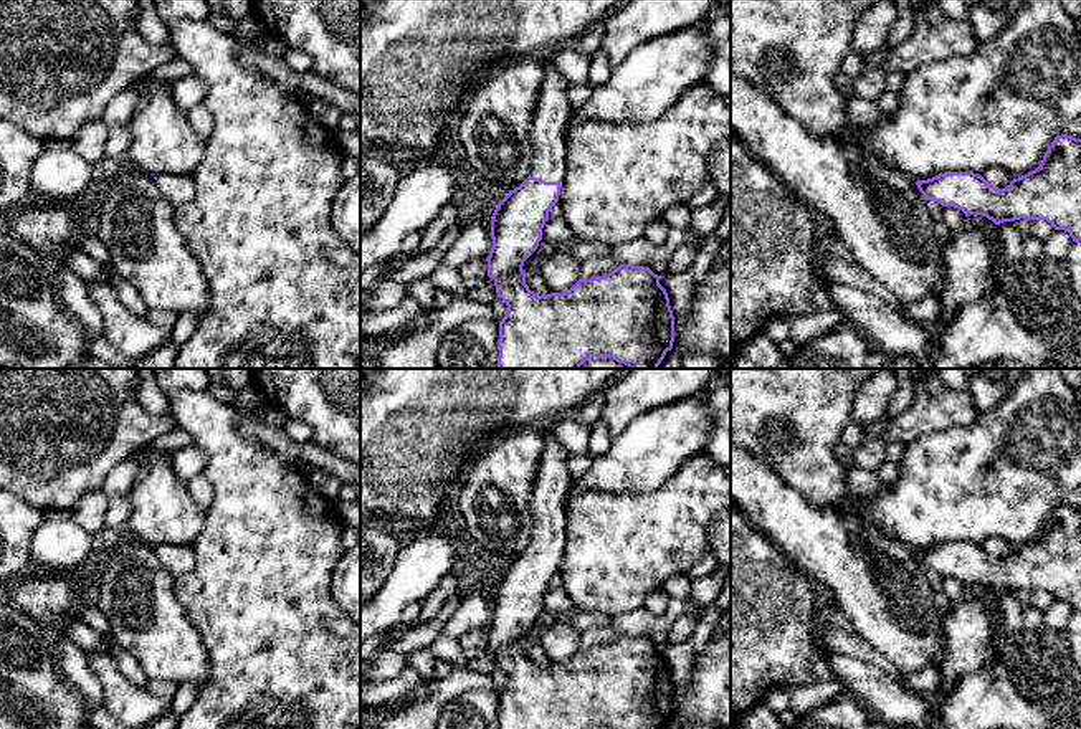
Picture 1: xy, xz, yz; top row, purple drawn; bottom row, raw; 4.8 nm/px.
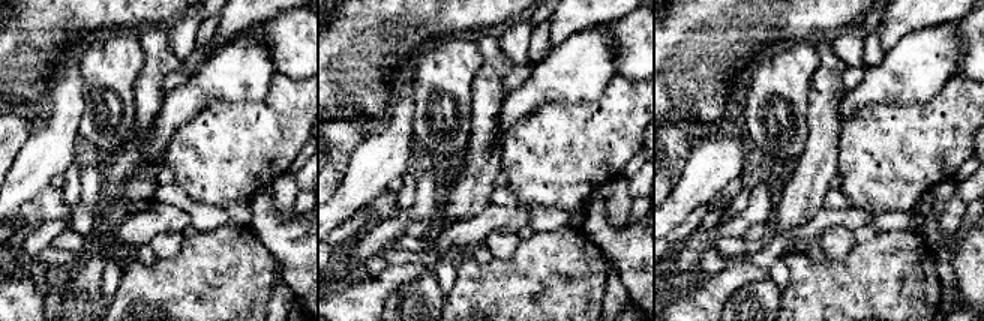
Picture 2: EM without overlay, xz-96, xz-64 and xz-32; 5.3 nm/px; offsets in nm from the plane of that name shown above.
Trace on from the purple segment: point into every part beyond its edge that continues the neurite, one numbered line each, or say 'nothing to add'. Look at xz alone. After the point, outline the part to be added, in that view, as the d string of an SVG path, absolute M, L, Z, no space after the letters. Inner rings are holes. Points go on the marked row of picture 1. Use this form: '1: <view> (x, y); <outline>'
1: xz (552, 111); M545 58L542 66L545 69L545 79L539 91L531 126L531 144L534 149L531 177L545 182L564 182L567 154L565 131L574 112L567 98L570 83L555 71L550 58Z

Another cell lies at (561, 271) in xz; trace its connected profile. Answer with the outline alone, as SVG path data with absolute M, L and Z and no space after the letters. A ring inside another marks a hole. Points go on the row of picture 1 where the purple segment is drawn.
M557 253L547 258L536 273L544 278L552 293L564 293L580 279L582 263L567 253Z

